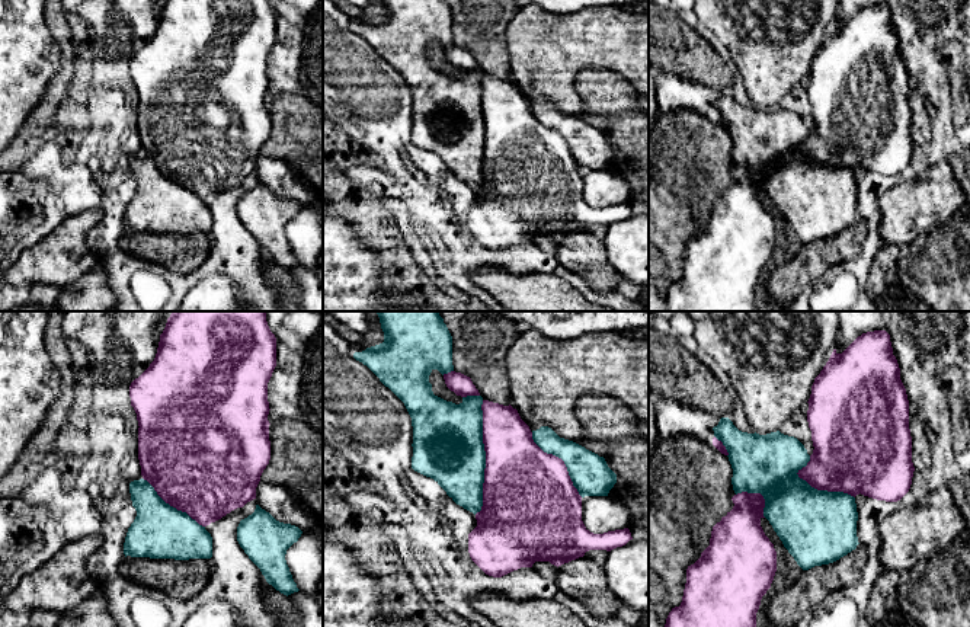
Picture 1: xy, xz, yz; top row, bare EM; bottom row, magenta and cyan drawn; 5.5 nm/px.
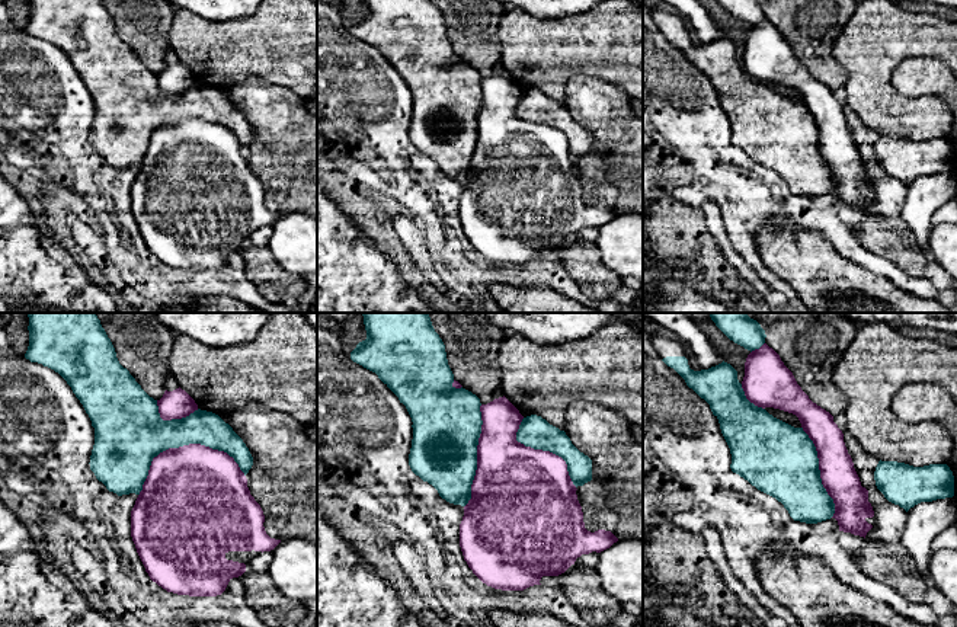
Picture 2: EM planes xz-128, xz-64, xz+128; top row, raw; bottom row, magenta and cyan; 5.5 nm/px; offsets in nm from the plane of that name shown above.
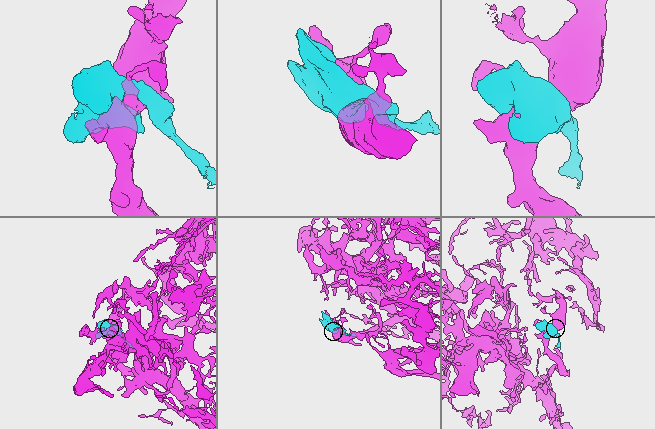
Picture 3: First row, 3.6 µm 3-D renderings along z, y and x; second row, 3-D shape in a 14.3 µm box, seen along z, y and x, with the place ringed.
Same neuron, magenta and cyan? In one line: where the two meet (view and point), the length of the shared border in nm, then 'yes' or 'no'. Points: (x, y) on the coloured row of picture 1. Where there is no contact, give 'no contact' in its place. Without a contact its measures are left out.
meets magenta in xz at (486, 458); contact 650 nm long; no

